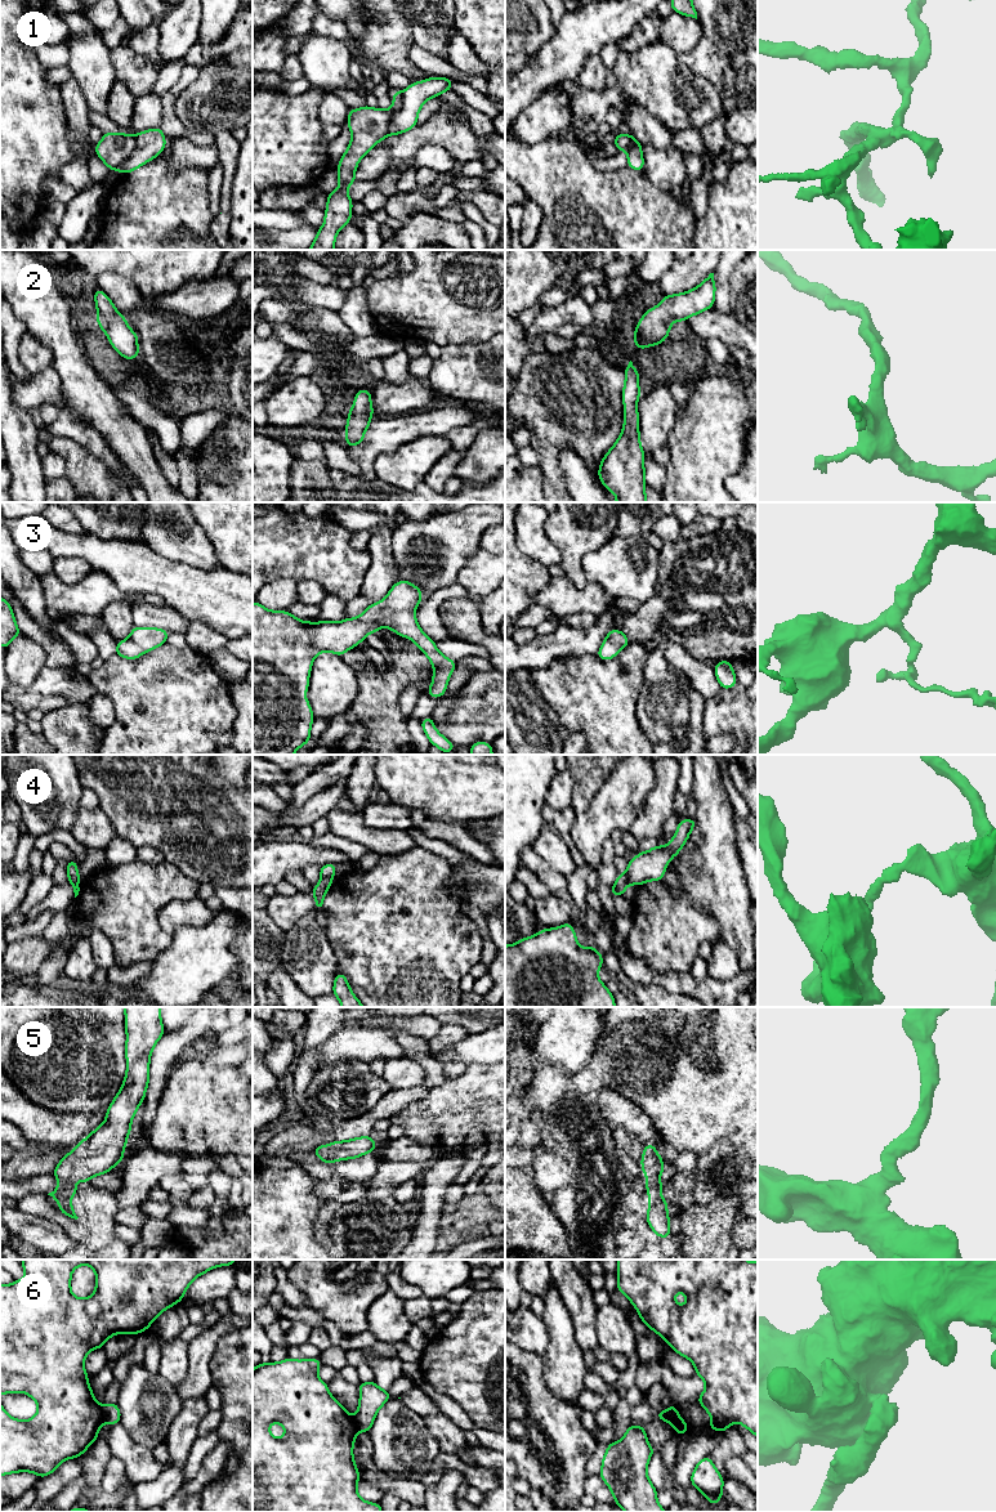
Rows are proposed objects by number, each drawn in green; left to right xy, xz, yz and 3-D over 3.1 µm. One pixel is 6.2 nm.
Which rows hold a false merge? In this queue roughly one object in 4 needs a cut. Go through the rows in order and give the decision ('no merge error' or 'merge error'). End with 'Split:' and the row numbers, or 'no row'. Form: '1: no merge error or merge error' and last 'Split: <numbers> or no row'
1: merge error
2: no merge error
3: no merge error
4: merge error
5: no merge error
6: merge error
Split: 1, 4, 6

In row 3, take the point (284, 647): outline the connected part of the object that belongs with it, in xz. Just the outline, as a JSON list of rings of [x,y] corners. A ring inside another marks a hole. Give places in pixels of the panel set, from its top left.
[[[397,581],[387,596],[370,604],[354,618],[339,622],[307,622],[294,617],[289,610],[277,612],[253,603],[253,755],[294,755],[308,744],[313,712],[305,699],[313,659],[322,652],[341,657],[357,647],[367,634],[387,627],[402,638],[412,640],[429,658],[434,671],[426,692],[433,698],[445,695],[447,683],[456,667],[455,661],[445,657],[429,636],[420,628],[415,609],[423,598],[421,590],[410,581]]]

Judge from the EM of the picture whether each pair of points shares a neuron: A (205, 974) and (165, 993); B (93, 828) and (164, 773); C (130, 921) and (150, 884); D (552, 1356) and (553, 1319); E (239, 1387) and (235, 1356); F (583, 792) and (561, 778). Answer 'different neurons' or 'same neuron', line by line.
A: same neuron
B: different neurons
C: same neuron
D: same neuron
E: same neuron
F: different neurons

